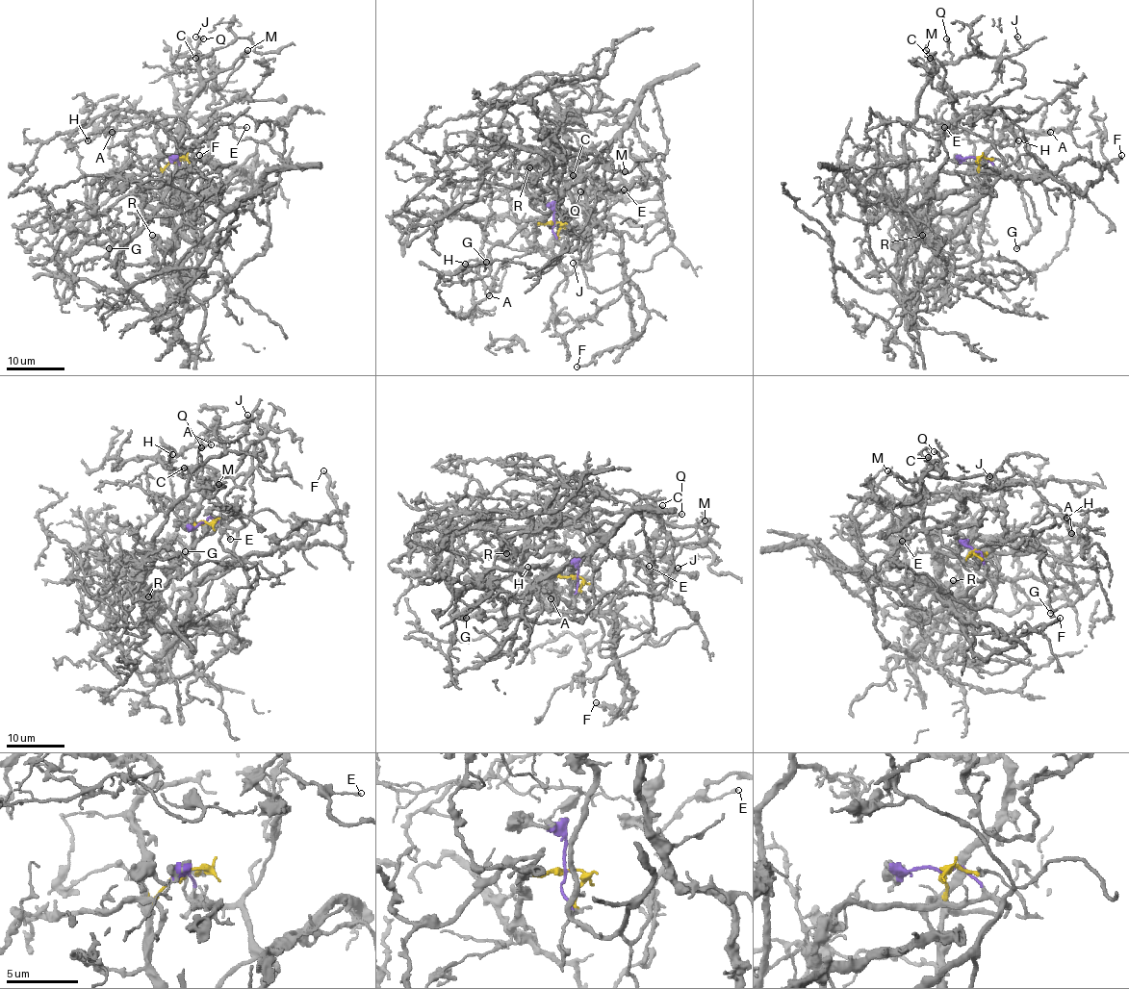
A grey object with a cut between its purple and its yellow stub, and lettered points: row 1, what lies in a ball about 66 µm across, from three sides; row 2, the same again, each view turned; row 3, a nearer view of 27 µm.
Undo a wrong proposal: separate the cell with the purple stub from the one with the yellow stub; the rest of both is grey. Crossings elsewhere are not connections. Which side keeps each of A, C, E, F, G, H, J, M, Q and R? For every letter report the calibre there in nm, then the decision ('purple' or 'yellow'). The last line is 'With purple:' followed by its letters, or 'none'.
A: 160 nm thick; yellow
C: 120 nm thick; purple
E: 160 nm thick; yellow
F: 280 nm thick; yellow
G: 170 nm thick; yellow
H: 190 nm thick; yellow
J: 120 nm thick; purple
M: 120 nm thick; purple
Q: 300 nm thick; purple
R: 600 nm thick; purple
With purple: C, J, M, Q, R

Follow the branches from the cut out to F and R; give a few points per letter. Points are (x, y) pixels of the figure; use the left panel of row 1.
F: (176, 157), (162, 205), (201, 241), (216, 187), (236, 171), (269, 188), (200, 156)
R: (176, 159), (179, 171), (188, 173), (175, 198), (172, 230), (176, 236), (166, 246), (162, 246), (152, 235)

